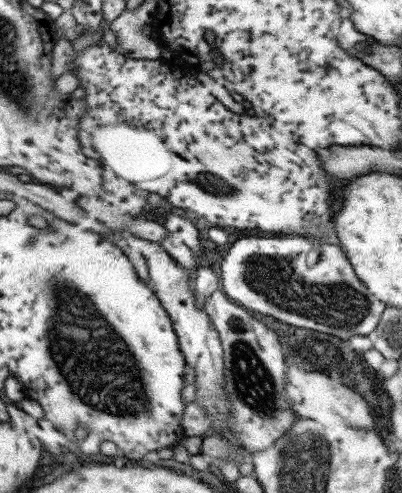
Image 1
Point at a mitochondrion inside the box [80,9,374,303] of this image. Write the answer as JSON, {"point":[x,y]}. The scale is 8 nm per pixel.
{"point":[216,185]}

